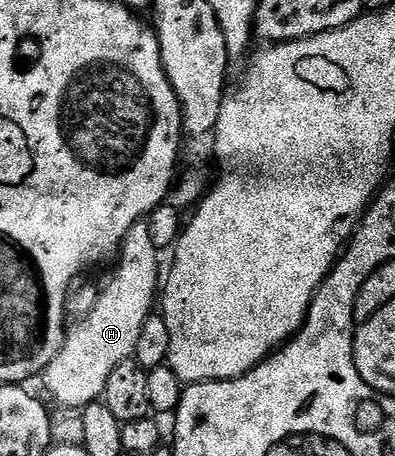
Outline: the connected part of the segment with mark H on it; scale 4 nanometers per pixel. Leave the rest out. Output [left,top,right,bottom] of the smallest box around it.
[44,220,160,411]

